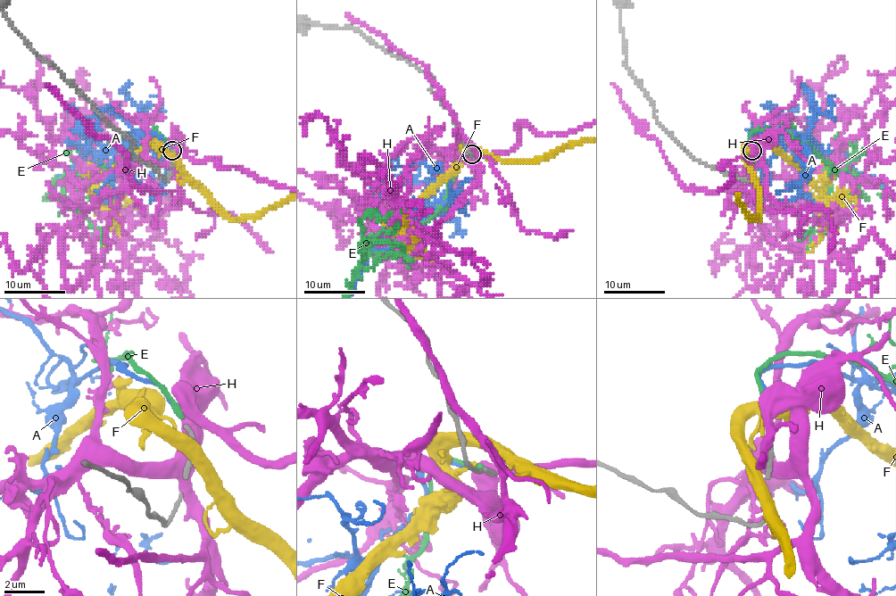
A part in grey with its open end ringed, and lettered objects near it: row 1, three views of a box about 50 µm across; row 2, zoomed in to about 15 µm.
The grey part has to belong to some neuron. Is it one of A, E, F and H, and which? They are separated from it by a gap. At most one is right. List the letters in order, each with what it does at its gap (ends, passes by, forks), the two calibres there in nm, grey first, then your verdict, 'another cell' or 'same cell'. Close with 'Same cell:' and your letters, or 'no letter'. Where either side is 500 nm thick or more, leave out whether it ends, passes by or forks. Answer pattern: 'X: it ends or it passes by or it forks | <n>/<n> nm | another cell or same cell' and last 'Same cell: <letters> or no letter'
A: it ends | 200/200 nm | same cell
E: it ends | 200/240 nm | another cell
F: it ends | 200/200 nm | another cell
H: 200/500 nm | another cell
Same cell: A

